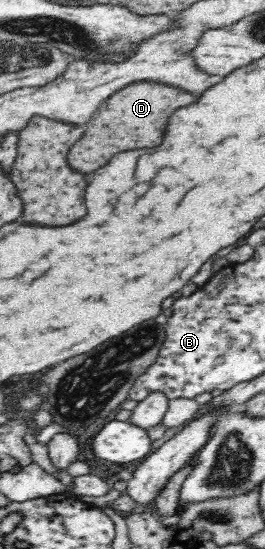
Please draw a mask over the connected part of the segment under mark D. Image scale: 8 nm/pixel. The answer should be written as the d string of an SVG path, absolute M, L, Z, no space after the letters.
M135 82L125 86L121 92L115 92L105 100L105 104L93 114L87 122L87 130L77 140L77 144L69 152L69 164L83 174L95 172L105 166L113 154L135 150L135 148L153 148L161 144L169 114L179 108L195 102L195 96L189 90L161 84L161 82Z

